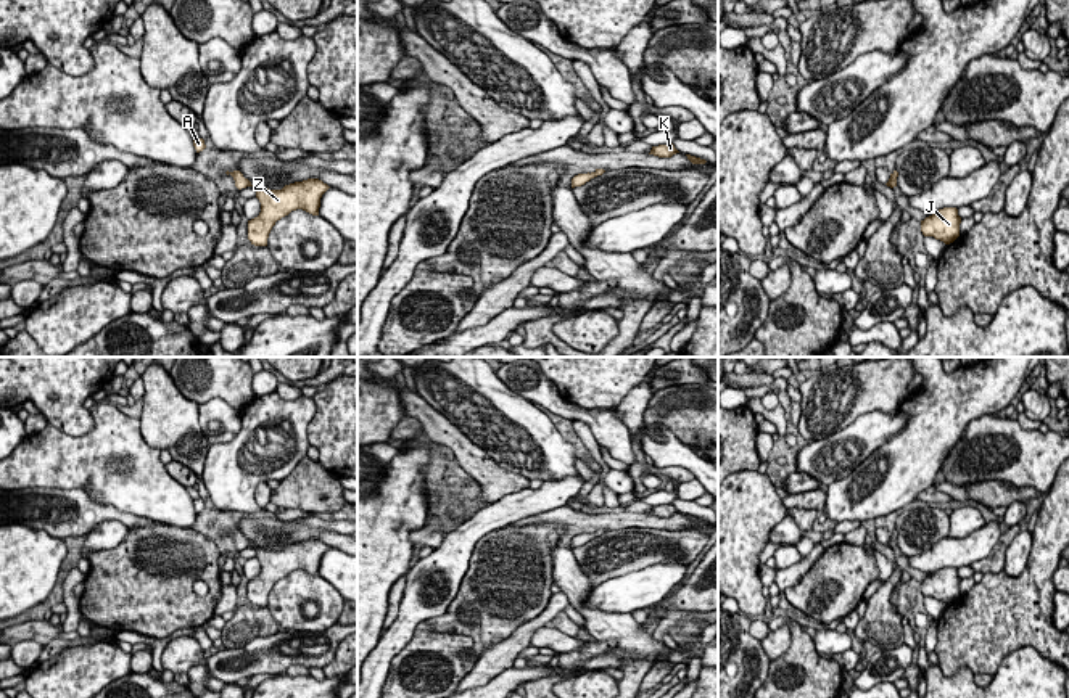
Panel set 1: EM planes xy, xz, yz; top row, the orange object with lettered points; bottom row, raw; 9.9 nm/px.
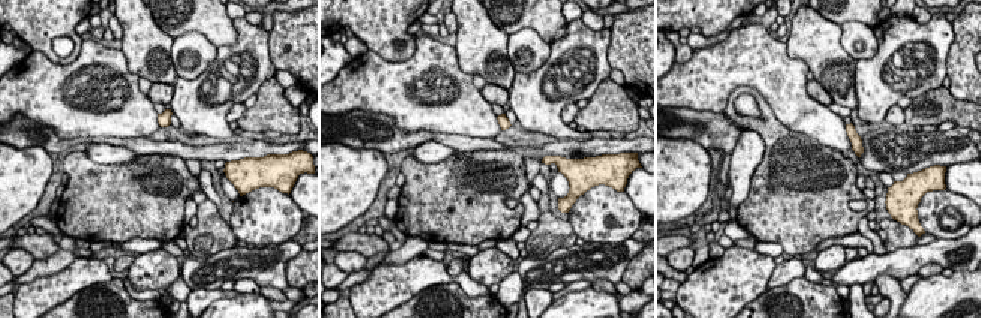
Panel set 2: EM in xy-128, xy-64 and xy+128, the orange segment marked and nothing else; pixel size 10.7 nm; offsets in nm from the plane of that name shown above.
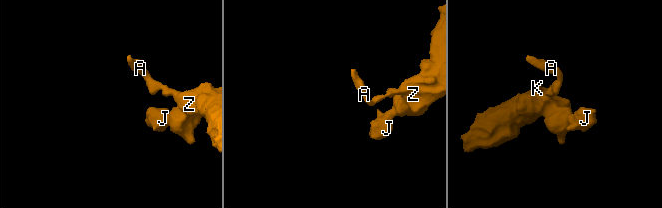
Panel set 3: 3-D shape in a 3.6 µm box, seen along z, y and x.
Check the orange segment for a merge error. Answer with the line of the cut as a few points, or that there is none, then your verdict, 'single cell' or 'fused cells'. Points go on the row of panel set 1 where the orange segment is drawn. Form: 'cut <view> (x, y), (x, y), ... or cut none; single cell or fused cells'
cut none; single cell

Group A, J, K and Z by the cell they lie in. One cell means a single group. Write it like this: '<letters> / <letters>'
A J K Z

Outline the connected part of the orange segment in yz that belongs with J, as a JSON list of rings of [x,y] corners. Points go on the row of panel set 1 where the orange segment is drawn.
[[[943,207],[921,220],[924,236],[934,236],[945,244],[953,243],[960,236],[961,217],[956,207]]]

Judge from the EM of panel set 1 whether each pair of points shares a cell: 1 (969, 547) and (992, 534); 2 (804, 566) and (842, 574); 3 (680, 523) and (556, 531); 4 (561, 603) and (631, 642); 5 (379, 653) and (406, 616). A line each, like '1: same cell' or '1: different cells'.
1: same cell
2: different cells
3: different cells
4: different cells
5: same cell

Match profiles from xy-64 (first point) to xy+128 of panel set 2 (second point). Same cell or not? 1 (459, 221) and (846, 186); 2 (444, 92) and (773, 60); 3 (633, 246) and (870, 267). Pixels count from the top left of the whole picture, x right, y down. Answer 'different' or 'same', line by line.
1: same
2: same
3: same

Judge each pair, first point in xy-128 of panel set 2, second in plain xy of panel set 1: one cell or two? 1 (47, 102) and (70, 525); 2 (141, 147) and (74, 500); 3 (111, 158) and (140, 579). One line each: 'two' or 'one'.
1: two
2: one
3: two

